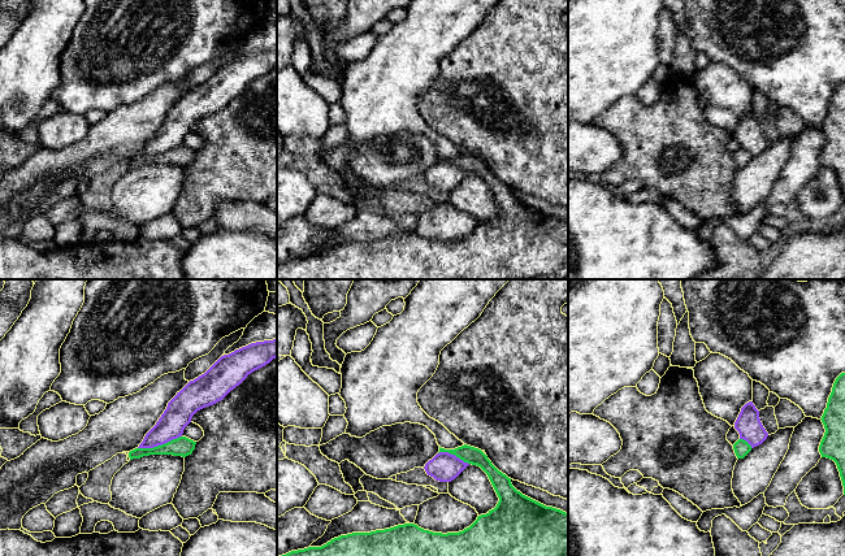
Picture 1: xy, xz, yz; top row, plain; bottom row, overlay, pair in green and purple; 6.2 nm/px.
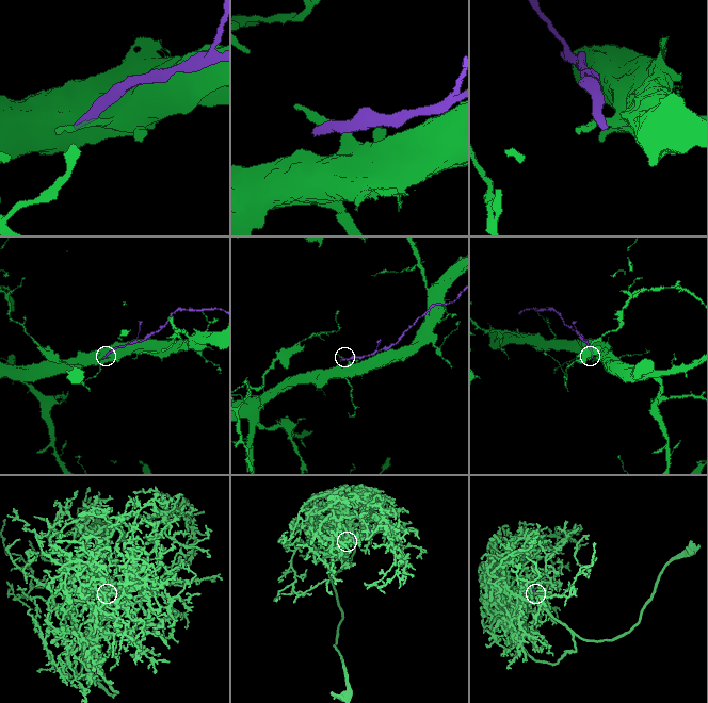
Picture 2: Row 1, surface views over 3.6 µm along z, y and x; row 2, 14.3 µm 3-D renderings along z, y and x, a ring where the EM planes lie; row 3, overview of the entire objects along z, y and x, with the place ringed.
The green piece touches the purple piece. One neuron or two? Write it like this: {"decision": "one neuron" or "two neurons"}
{"decision": "two neurons"}

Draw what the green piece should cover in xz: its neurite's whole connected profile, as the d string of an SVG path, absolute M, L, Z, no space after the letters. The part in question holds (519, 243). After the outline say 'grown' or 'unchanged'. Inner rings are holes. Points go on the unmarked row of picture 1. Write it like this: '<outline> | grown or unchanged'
M464 153L455 158L439 156L439 161L480 175L499 207L497 216L459 242L433 242L404 233L341 244L321 256L277 265L277 279L532 279L537 275L568 279L568 222L523 204L478 157Z | unchanged

